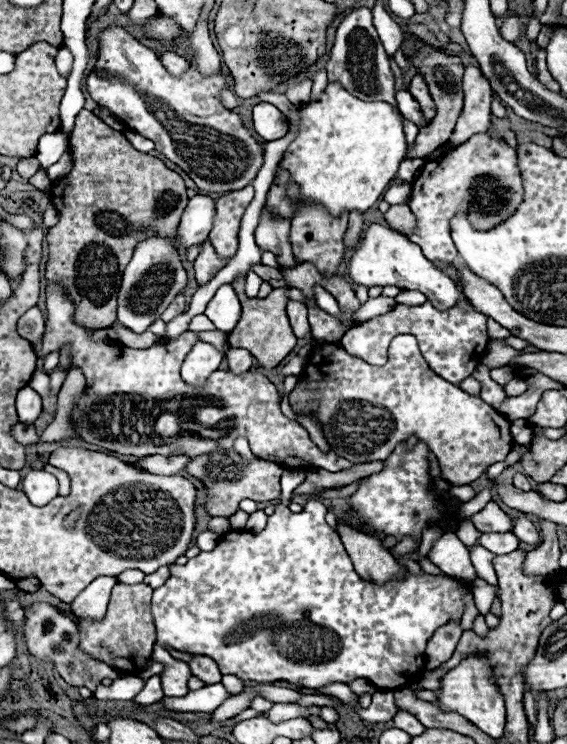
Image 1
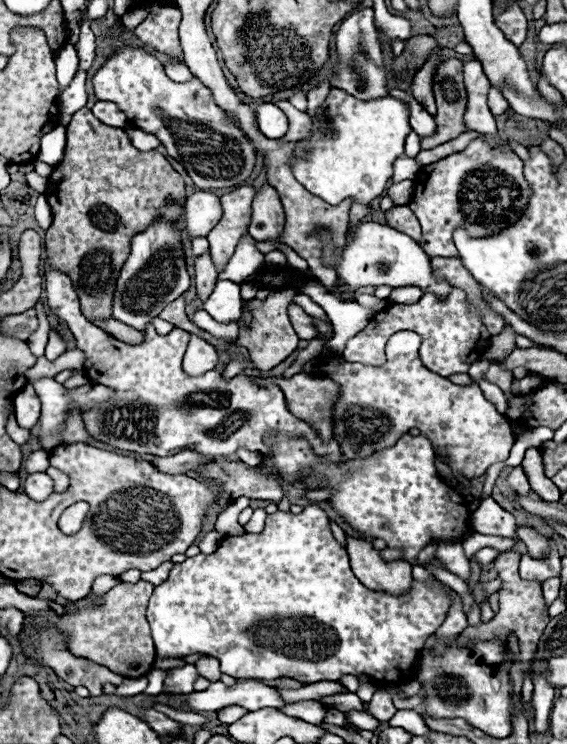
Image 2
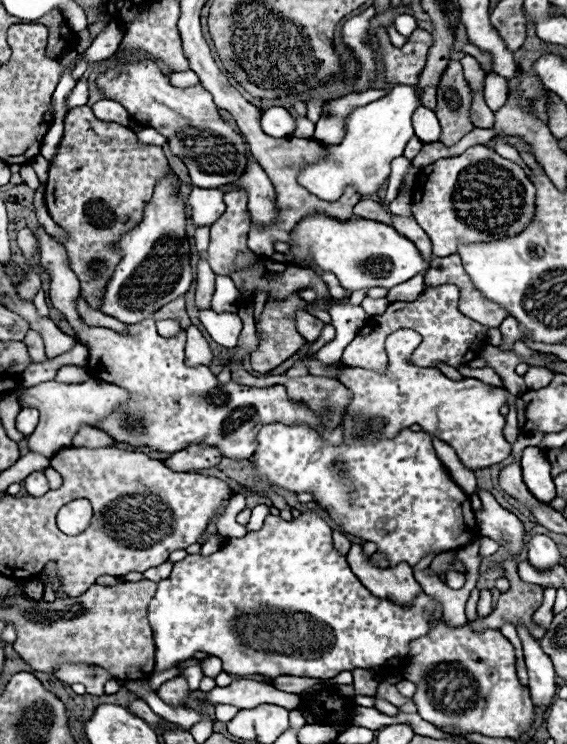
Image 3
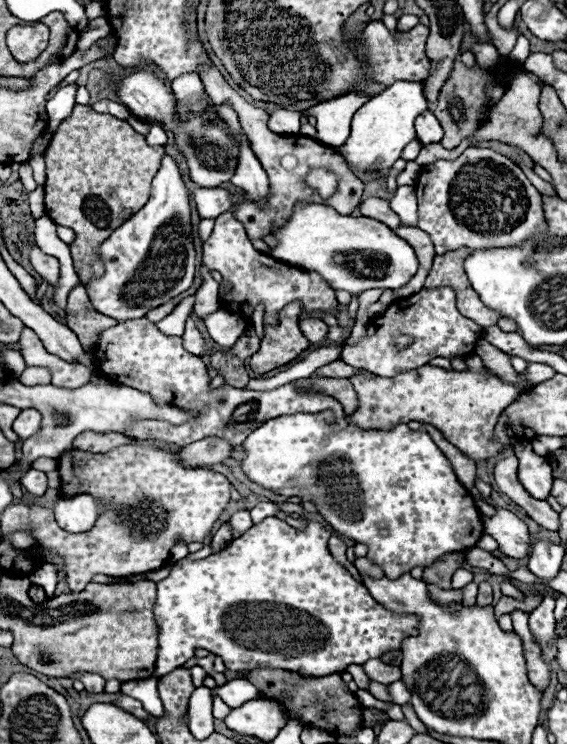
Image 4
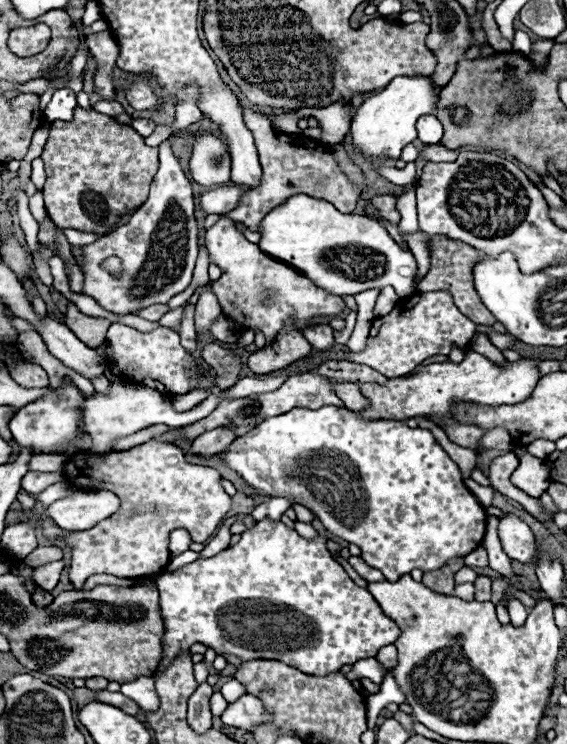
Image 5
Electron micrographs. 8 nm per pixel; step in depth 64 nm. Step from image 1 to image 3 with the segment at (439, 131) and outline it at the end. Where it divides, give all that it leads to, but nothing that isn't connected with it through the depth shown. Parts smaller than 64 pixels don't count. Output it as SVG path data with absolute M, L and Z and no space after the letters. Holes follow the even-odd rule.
M450 60L440 84L438 84L438 106L434 108L442 126L442 144L454 146L464 134L474 130L470 122L470 108L474 90L464 78L458 60Z

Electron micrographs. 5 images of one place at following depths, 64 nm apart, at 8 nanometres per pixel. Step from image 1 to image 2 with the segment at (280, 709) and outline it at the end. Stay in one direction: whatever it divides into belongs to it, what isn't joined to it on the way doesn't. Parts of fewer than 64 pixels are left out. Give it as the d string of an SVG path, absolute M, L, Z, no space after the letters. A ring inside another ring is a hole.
M314 700L288 704L288 706L282 706L282 710L288 712L290 716L296 716L296 718L316 725L324 720L326 713L326 708L320 702Z

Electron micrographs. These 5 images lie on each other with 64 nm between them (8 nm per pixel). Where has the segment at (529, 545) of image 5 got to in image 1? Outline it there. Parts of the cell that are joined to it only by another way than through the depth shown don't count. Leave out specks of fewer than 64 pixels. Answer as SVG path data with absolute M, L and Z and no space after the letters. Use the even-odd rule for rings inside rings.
M492 500L486 504L484 510L470 516L468 520L480 532L500 532L500 534L512 532L512 518L504 510L500 510L500 506L496 502L492 502Z

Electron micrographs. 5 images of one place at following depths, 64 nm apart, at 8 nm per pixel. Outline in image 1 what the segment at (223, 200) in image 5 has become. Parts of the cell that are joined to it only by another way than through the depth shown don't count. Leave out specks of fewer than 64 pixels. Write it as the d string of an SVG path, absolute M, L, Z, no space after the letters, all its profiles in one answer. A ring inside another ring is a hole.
M196 194L194 198L188 200L188 206L182 214L174 242L184 248L204 242L212 230L214 216L216 216L214 198L210 198L206 194Z

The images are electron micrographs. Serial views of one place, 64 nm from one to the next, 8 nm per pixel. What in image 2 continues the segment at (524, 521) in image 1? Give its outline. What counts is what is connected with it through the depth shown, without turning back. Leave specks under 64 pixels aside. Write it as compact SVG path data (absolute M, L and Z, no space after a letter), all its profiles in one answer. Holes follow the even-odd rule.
M520 526L520 528L518 528L518 538L524 540L524 544L526 544L526 548L528 548L528 554L530 554L532 558L542 560L542 558L546 558L546 556L550 554L550 548L548 548L550 540L548 540L546 536L538 534L534 528Z

